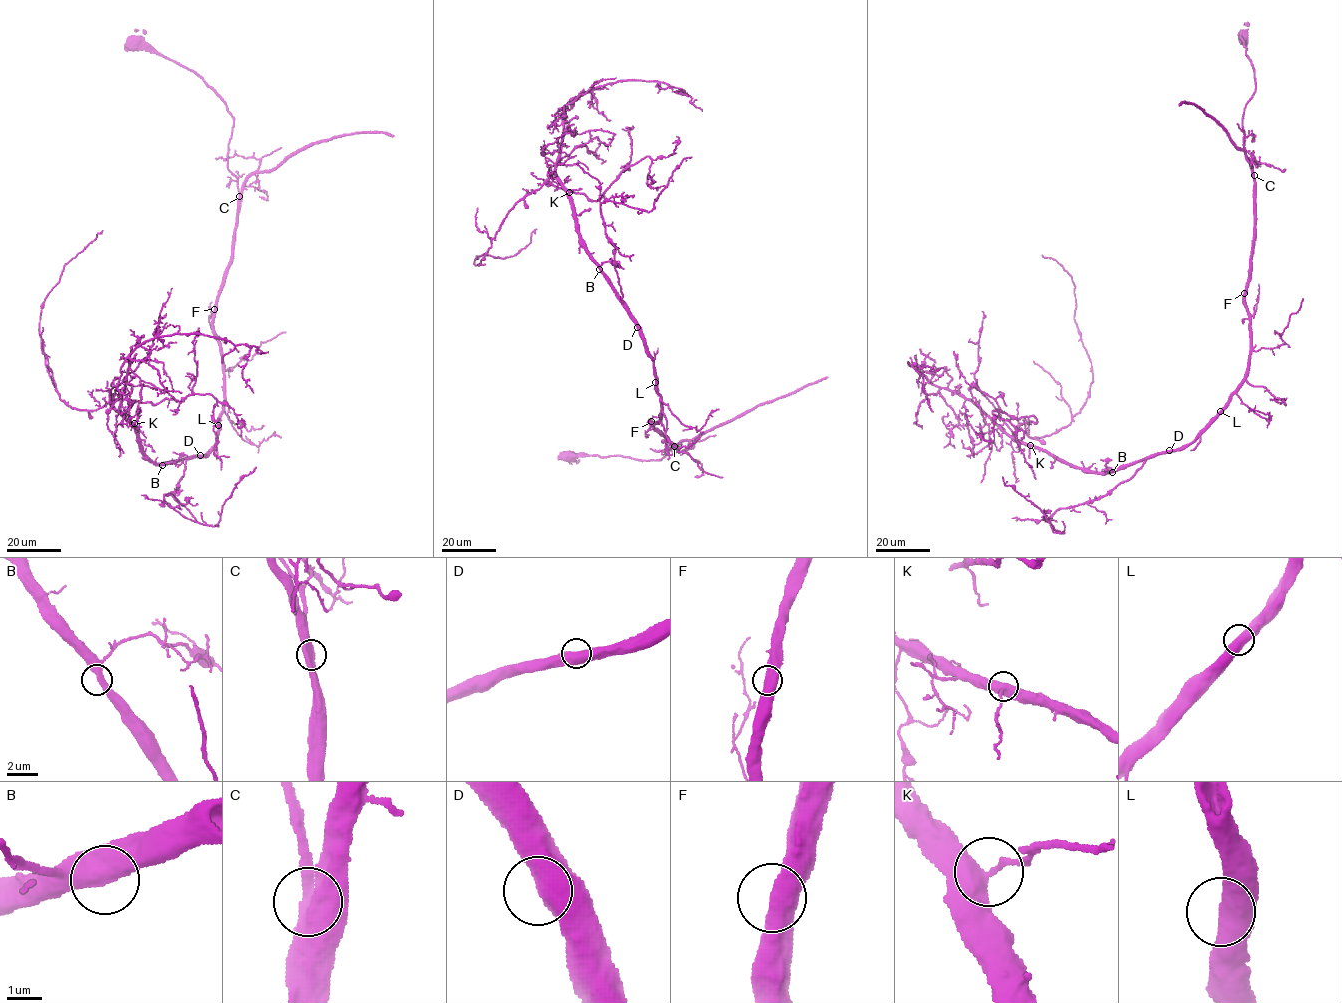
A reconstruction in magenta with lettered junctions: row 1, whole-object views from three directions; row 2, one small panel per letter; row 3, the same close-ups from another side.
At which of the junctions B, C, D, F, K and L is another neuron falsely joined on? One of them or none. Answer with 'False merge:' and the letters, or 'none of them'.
False merge: none of them

